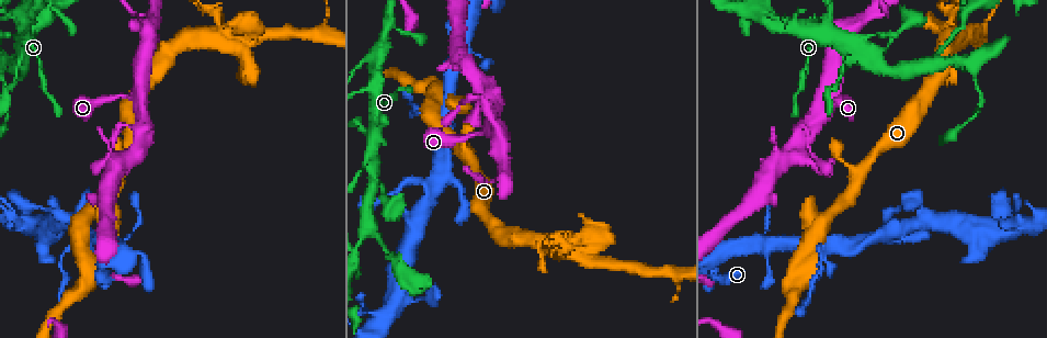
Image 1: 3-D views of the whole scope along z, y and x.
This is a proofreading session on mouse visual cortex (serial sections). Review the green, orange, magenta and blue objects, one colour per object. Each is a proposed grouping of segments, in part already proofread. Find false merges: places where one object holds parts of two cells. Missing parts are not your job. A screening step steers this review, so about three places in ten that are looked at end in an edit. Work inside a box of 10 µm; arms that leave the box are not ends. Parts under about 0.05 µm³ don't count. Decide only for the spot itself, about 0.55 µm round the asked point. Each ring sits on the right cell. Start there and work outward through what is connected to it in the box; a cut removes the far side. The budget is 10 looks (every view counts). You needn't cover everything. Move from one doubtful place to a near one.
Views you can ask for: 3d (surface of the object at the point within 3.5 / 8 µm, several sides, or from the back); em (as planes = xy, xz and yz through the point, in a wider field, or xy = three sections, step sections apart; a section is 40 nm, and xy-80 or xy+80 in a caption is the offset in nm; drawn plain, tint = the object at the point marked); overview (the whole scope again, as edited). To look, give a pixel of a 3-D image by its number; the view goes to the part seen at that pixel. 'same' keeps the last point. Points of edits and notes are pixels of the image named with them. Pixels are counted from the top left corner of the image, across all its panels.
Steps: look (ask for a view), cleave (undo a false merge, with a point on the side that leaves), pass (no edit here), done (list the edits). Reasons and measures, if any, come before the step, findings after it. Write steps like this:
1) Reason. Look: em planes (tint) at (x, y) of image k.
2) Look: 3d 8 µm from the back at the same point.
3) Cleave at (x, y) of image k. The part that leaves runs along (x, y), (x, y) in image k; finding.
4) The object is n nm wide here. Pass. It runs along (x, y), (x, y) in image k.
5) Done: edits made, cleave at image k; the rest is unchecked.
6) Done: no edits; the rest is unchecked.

Arms run side by side. Look: 3d 8 µm at (1018, 218) of image 1.

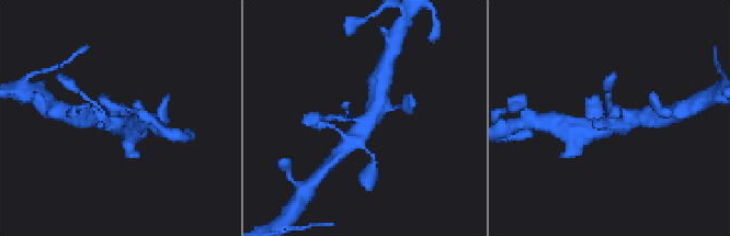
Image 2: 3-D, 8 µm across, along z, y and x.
Look: em xy step 3 (tint) at the same point.

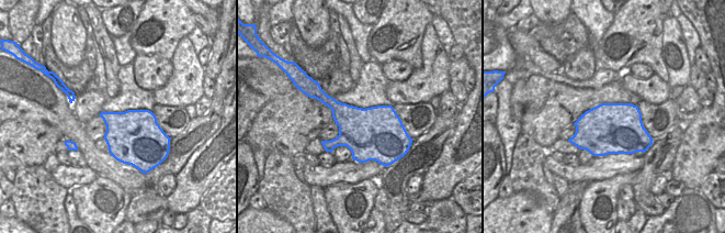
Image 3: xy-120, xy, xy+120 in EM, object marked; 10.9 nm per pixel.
Pass. It runs along (379, 98), (363, 131), (345, 136) in image 2; continuous, no second cell.

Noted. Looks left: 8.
Three arms meet. Look: 3d 8 µm at (137, 100) of image 1.

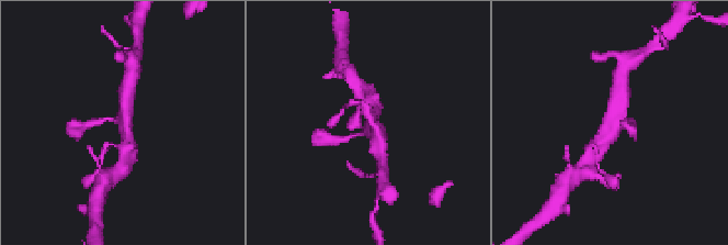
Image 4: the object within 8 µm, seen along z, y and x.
Look: em xy step 5 (tint) at the same point.

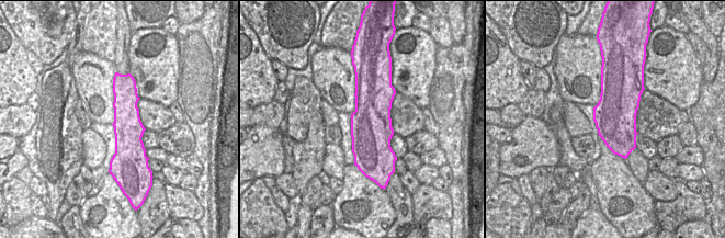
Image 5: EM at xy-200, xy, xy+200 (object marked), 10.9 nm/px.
Pass. It runs along (340, 138), (364, 133), (375, 110) in image 4; continuous, no second cell.

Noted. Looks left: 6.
Look: 3d 8 µm at (765, 14) of image 1.

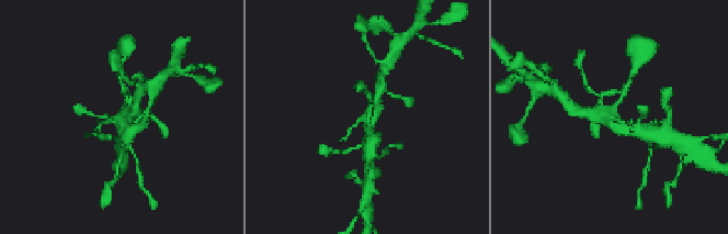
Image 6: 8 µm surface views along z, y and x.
Closer look. Look: 3d 3.5 µm at the same point.

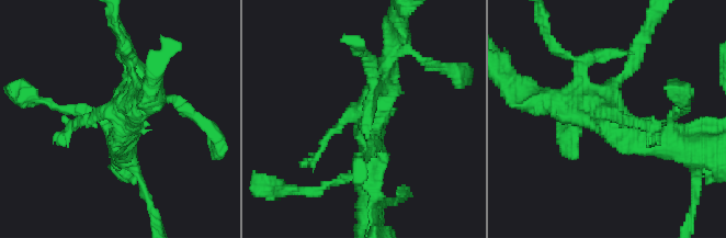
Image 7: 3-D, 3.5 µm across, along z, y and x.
Look: em xy step 1 (tint) at (115, 110) of image 7.

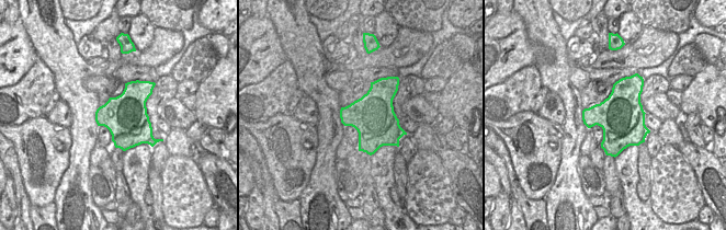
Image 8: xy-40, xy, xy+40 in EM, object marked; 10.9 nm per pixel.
Pass. It runs along (366, 166), (373, 112), (346, 117), (313, 157) in image 7; continuous, no second cell.

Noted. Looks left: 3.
Four arms meet. Look: em xy step 1 (tint) at (848, 42) of image 1.

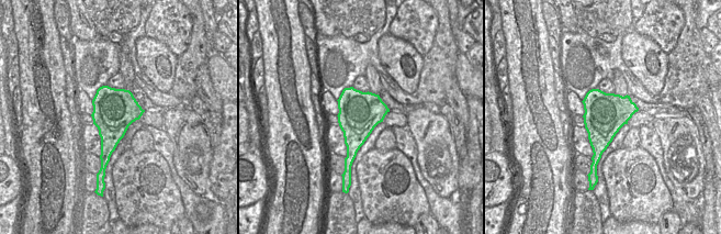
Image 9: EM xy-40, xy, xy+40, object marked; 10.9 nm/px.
Look: 3d 3.5 µm from the back at the same point.

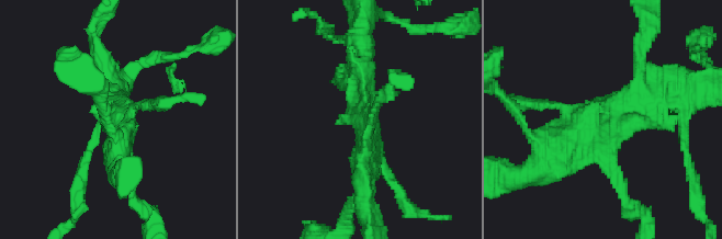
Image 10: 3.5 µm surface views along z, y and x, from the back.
The object is 460 nm wide here. Pass. It runs along (669, 99), (619, 105), (543, 159) in image 10; all the same cell.

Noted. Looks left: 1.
Done: no edits; the rest is unchecked.

